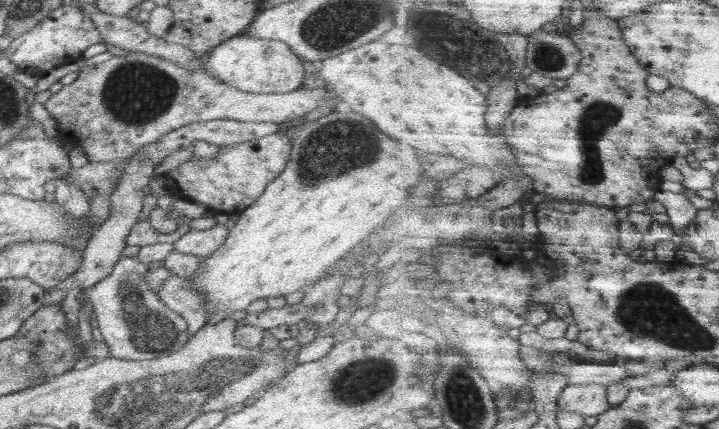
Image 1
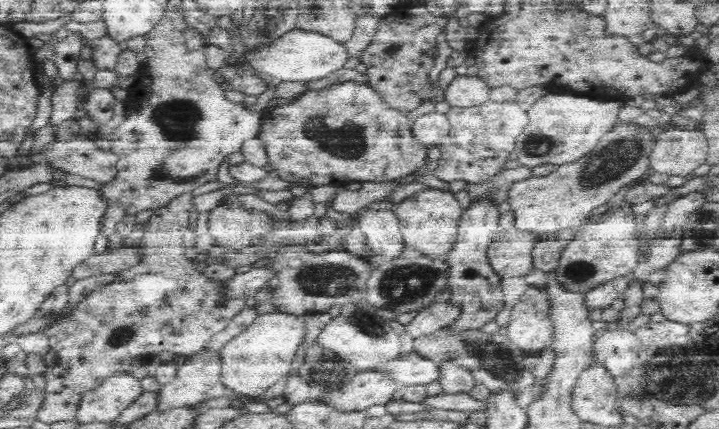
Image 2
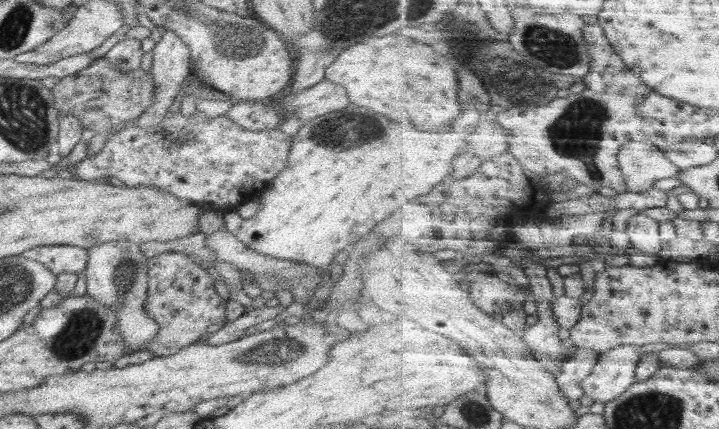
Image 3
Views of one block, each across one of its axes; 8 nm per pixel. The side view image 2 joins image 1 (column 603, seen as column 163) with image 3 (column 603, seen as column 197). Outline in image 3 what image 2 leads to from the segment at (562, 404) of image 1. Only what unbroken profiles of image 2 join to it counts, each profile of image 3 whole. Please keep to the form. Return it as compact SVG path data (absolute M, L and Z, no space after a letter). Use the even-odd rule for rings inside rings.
M622 344L601 353L594 372L584 379L582 386L595 402L609 403L628 392L638 378L640 356L638 344Z

